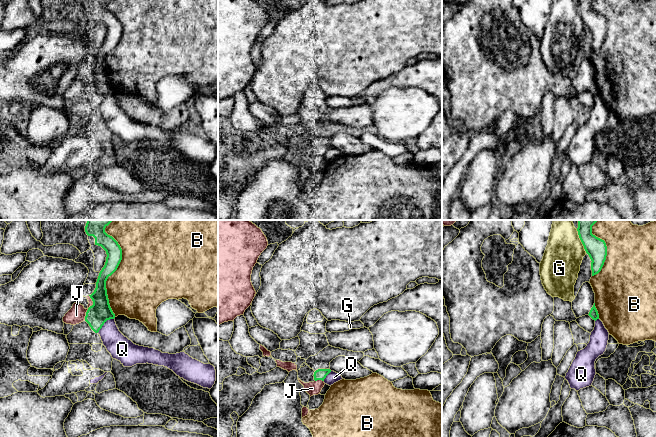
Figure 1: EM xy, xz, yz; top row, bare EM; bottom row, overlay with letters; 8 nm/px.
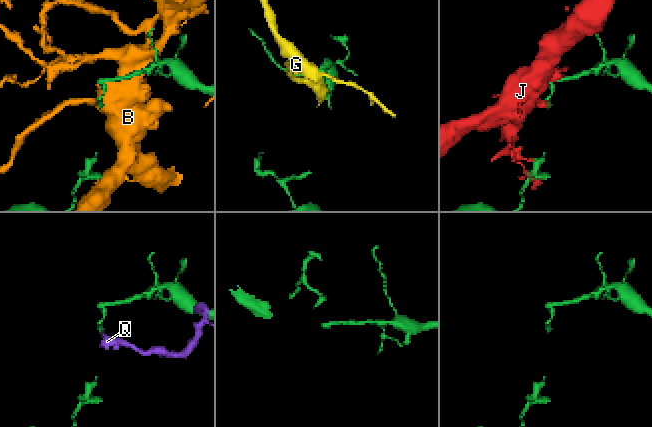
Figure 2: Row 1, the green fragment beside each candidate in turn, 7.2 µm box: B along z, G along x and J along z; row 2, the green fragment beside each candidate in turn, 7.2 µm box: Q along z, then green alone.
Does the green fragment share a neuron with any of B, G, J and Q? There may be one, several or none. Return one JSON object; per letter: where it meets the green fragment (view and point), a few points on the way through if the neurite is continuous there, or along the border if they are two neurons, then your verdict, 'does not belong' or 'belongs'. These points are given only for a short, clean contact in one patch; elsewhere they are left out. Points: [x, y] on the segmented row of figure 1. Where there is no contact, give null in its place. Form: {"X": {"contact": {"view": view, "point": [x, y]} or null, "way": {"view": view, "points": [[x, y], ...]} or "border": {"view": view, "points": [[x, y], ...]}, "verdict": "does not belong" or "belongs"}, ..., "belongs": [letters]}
{"B": {"contact": {"view": "xy", "point": [117, 267]}, "verdict": "does not belong"}, "G": {"contact": {"view": "yz", "point": [581, 241]}, "verdict": "does not belong"}, "J": {"contact": {"view": "xy", "point": [88, 308]}, "verdict": "does not belong"}, "Q": {"contact": {"view": "xy", "point": [104, 322]}, "verdict": "does not belong"}, "belongs": []}

